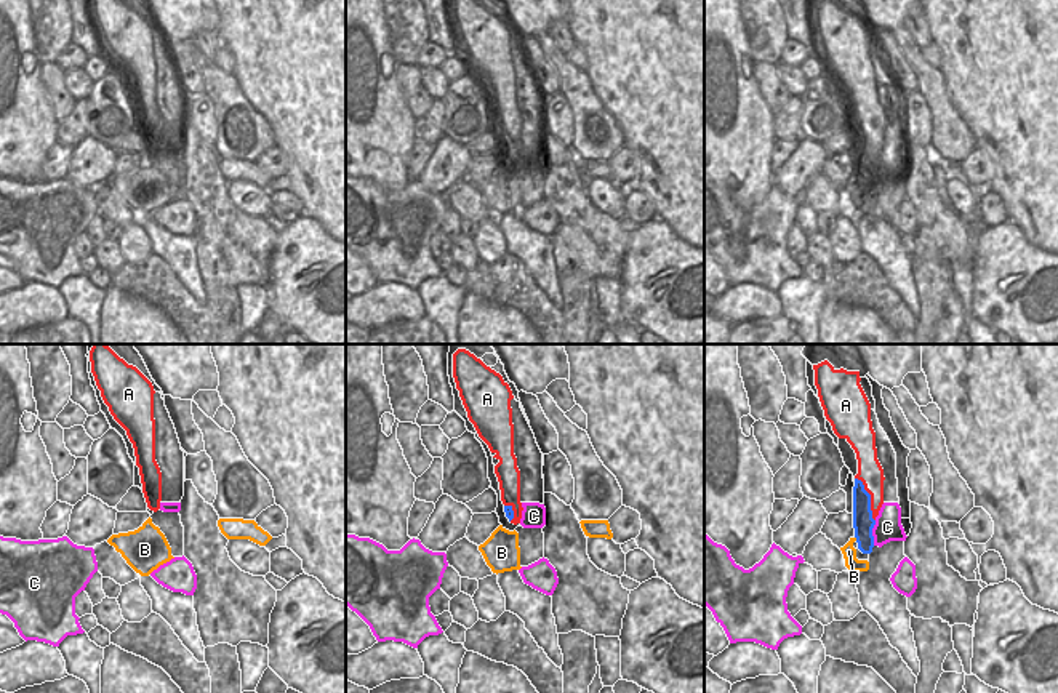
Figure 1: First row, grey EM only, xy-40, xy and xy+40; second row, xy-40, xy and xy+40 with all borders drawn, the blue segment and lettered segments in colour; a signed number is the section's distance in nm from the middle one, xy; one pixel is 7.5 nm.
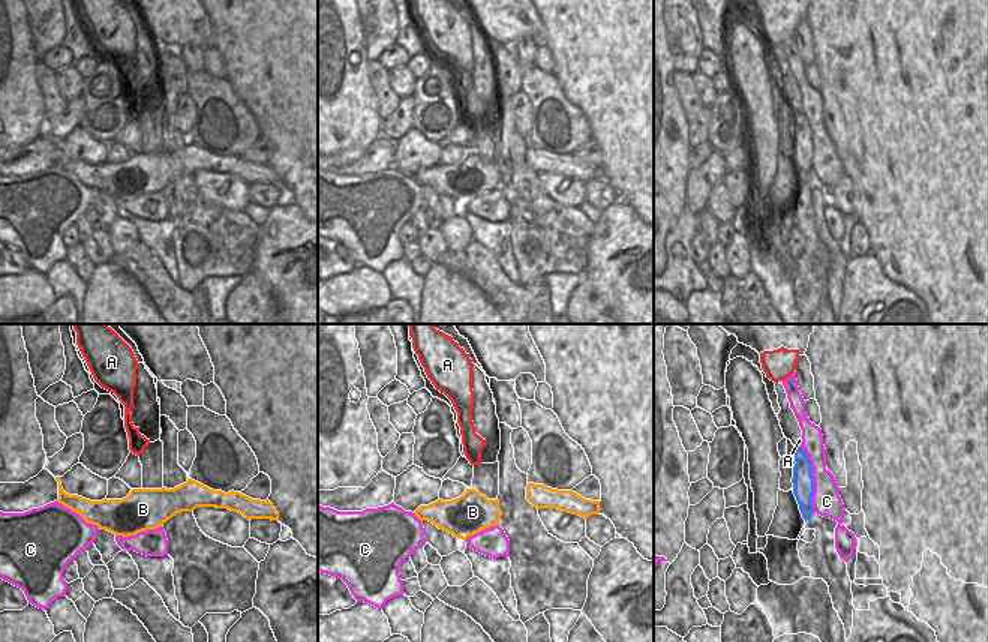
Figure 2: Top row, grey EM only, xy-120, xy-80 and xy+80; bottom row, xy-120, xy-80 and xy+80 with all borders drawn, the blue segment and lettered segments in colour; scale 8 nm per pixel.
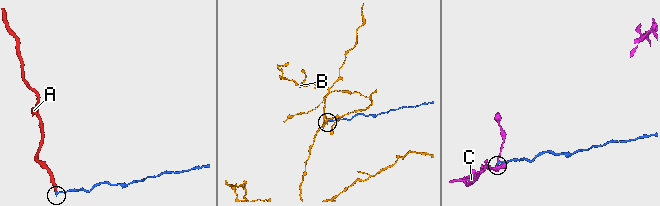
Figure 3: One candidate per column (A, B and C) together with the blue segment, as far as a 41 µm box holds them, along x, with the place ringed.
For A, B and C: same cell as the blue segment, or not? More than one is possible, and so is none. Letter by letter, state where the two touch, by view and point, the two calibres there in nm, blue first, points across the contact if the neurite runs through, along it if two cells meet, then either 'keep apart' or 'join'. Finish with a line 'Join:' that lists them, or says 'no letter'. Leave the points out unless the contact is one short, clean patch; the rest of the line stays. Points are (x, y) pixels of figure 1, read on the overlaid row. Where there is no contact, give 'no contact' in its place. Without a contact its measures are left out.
A: meets blue in xy+40 at (869, 498); 160 nm thick on the blue side, 190 nm on the other; border along xy+40 (855, 477), (869, 495), (869, 509), (874, 520); keep apart
B: meets blue in xy+40 at (855, 536); 160 nm thick on the blue side, 100 nm on the other; border along xy+40 (855, 536), (857, 540); keep apart
C: meets blue in xy+40 at (871, 533); 160 nm thick on the blue side, 200 nm on the other; keep apart
Join: no letter

